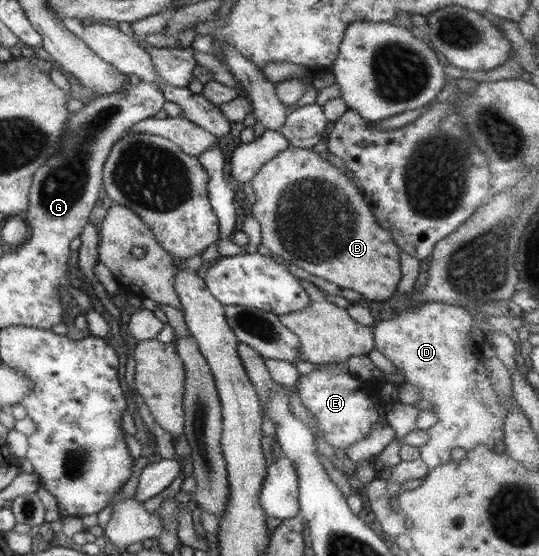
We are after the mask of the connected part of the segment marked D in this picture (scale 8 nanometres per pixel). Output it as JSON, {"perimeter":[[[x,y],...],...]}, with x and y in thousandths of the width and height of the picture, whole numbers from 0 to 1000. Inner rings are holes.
{"perimeter":[[[779,543],[772,554],[750,556],[725,574],[698,577],[688,588],[690,626],[744,665],[748,689],[770,694],[781,718],[800,727],[798,739],[811,748],[807,763],[790,772],[796,790],[776,806],[776,824],[792,842],[837,829],[844,806],[865,813],[885,799],[917,806],[933,784],[941,736],[915,700],[889,646],[885,621],[870,610],[874,567],[859,552]]]}

